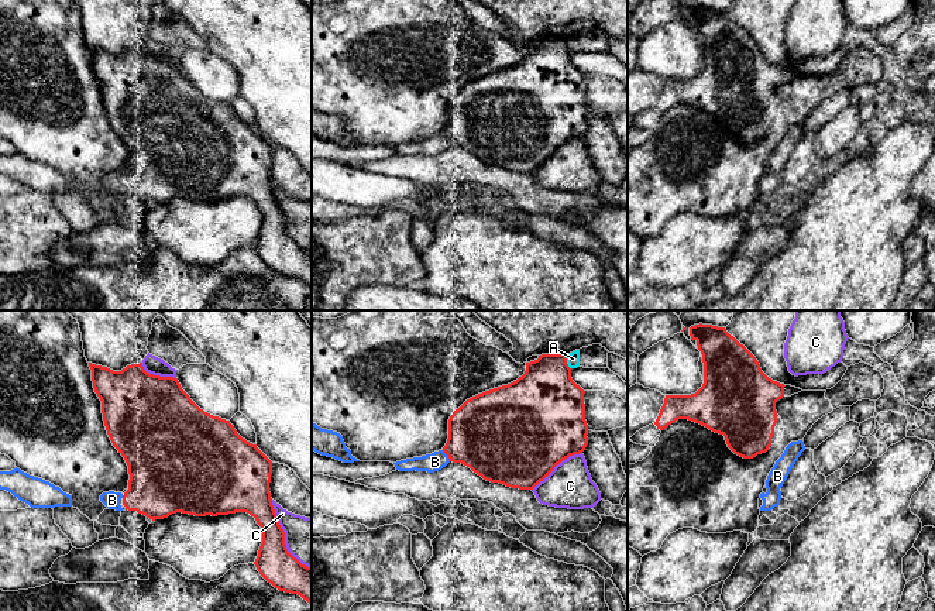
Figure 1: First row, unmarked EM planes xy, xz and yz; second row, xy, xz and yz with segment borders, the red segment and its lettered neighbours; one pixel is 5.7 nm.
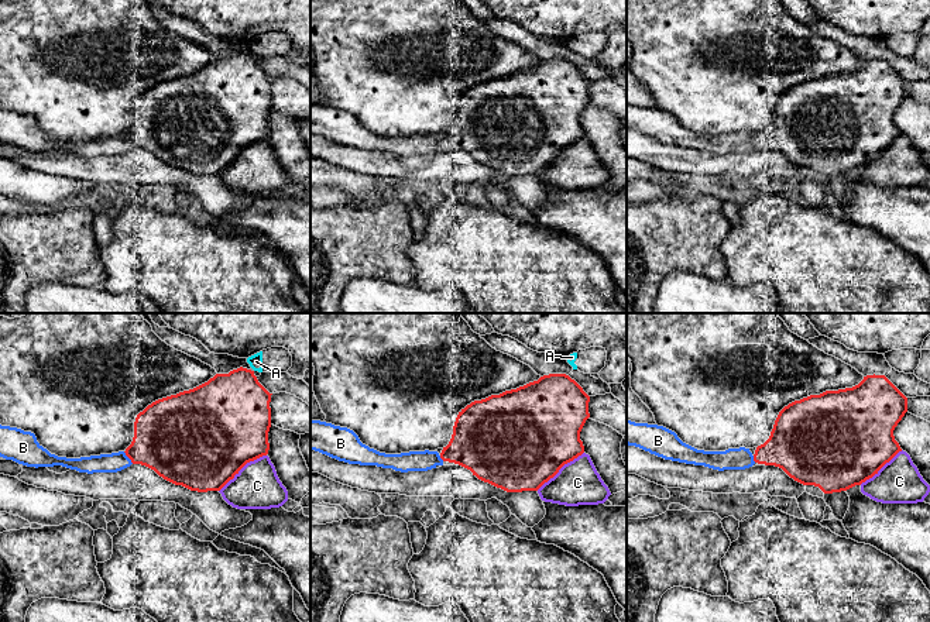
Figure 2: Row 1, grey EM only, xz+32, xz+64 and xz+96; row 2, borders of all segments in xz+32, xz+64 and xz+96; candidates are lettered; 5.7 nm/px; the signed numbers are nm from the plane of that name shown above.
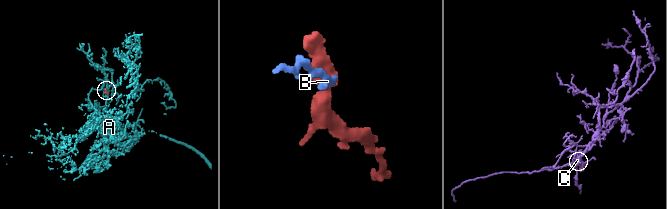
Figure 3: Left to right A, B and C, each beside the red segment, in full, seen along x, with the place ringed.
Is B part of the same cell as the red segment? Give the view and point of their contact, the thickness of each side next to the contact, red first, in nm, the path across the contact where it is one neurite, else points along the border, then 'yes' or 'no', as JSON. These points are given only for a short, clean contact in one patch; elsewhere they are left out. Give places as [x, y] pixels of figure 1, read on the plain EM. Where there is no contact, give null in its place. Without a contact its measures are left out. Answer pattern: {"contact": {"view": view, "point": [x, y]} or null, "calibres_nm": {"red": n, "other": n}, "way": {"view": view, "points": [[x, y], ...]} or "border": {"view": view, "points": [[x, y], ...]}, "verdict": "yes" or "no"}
{"contact": {"view": "xz", "point": [447, 138]}, "calibres_nm": {"red": 420, "other": 110}, "verdict": "yes"}

